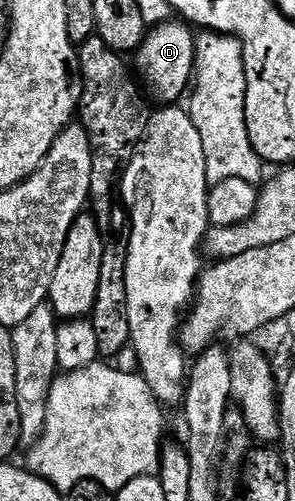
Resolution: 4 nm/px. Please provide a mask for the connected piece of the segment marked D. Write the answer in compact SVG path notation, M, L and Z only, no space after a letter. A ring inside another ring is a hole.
M167 20L157 23L147 33L141 46L138 47L136 53L133 55L133 58L135 57L133 65L136 67L137 77L140 79L145 93L151 99L154 97L158 101L158 104L177 103L179 101L177 98L182 93L185 95L191 89L194 77L195 31L185 21L174 21ZM136 65L138 65L138 70Z

